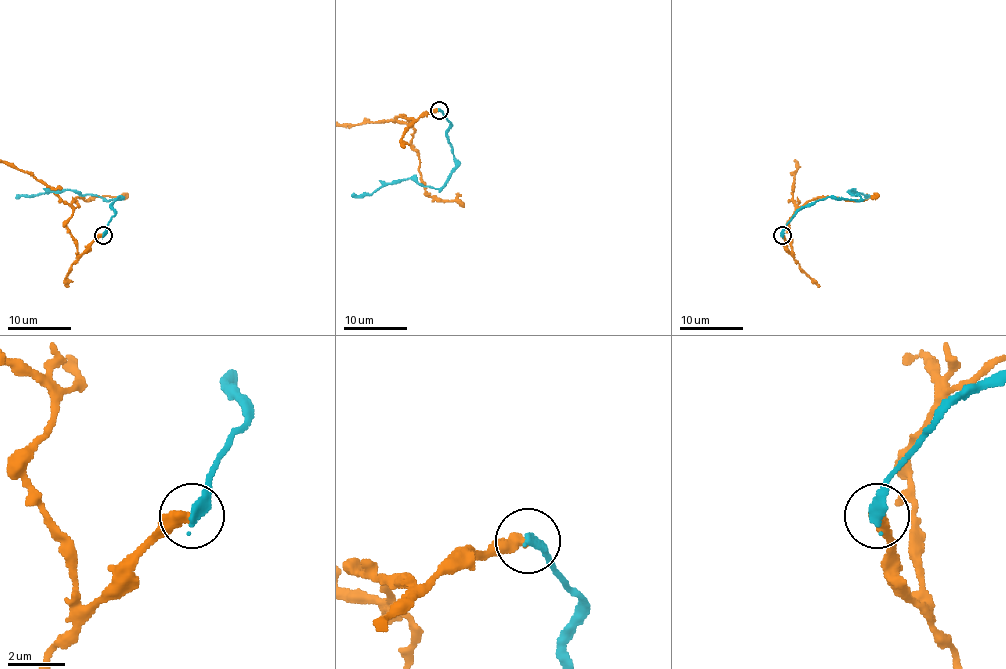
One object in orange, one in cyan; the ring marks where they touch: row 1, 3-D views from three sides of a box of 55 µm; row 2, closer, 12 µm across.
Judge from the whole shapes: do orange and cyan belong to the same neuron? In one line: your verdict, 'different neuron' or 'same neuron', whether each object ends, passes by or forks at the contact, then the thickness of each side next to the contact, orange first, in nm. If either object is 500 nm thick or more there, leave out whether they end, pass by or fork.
different neuron; orange ends there; cyan ends there; 420 nm thick on the orange side, 360 nm on the other

